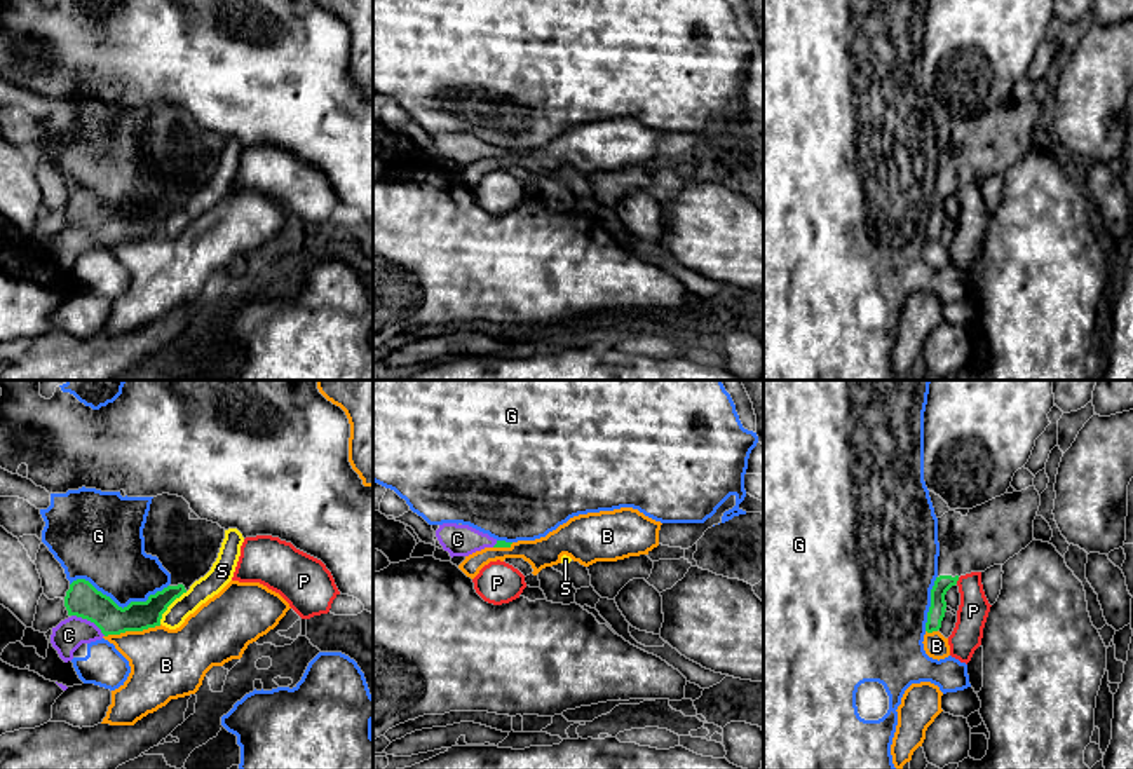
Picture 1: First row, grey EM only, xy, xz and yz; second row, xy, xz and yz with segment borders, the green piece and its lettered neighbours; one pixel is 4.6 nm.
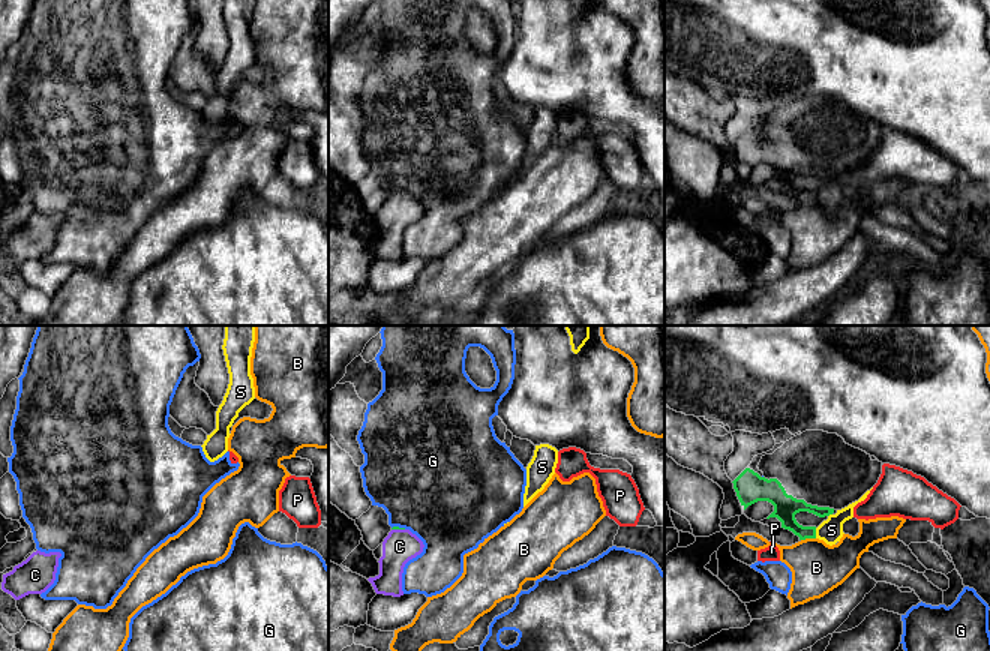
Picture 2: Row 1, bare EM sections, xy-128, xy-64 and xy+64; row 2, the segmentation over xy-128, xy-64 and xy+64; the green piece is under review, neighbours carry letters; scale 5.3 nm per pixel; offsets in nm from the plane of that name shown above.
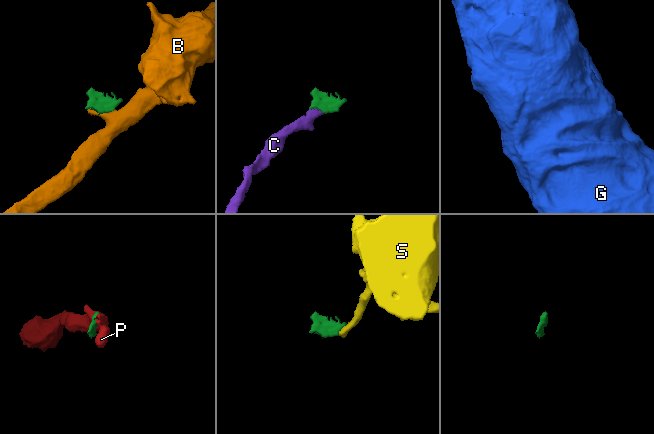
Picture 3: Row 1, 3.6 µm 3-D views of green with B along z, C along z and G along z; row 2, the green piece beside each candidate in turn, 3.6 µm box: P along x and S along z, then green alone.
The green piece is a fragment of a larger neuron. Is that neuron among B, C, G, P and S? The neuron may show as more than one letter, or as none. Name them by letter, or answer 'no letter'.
C

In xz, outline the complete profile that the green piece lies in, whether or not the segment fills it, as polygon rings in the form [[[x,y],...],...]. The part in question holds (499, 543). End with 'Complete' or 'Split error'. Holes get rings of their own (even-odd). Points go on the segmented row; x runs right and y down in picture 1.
[[[443,523],[436,537],[450,556],[469,556],[485,548],[511,548],[512,542],[497,541],[469,525]]]. Split error

